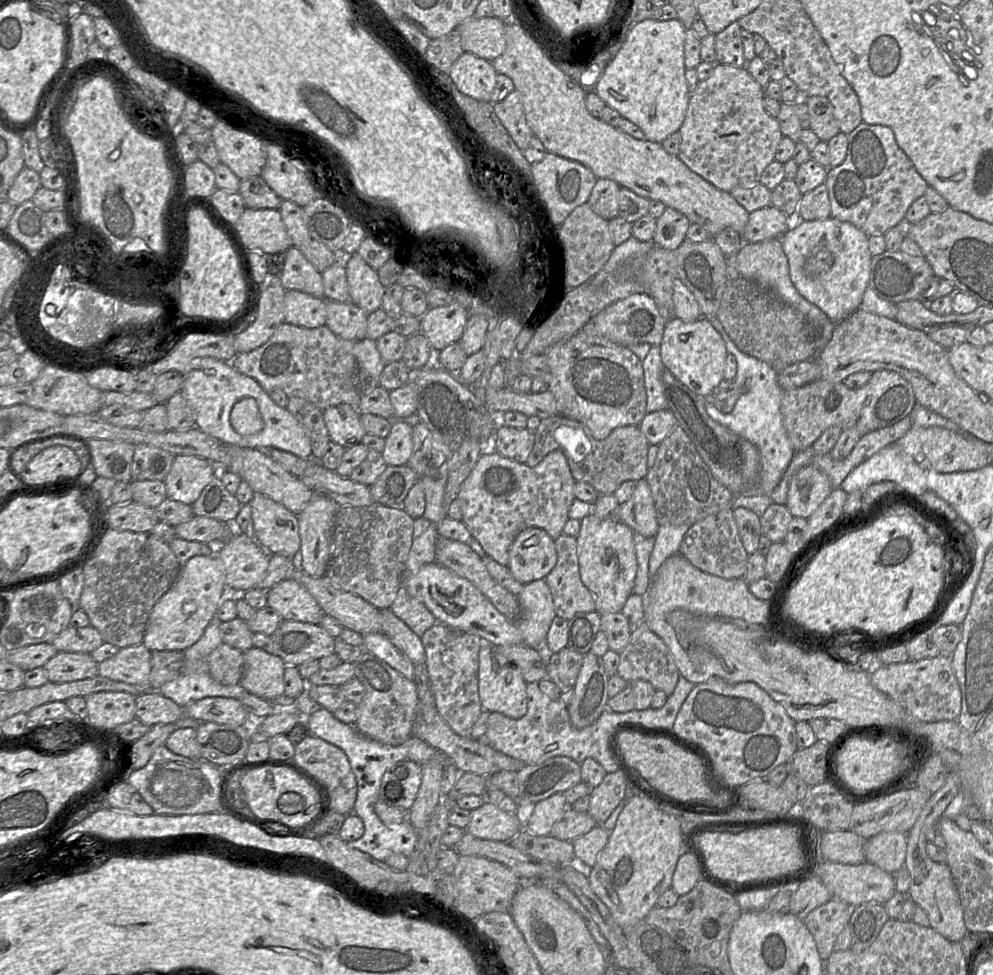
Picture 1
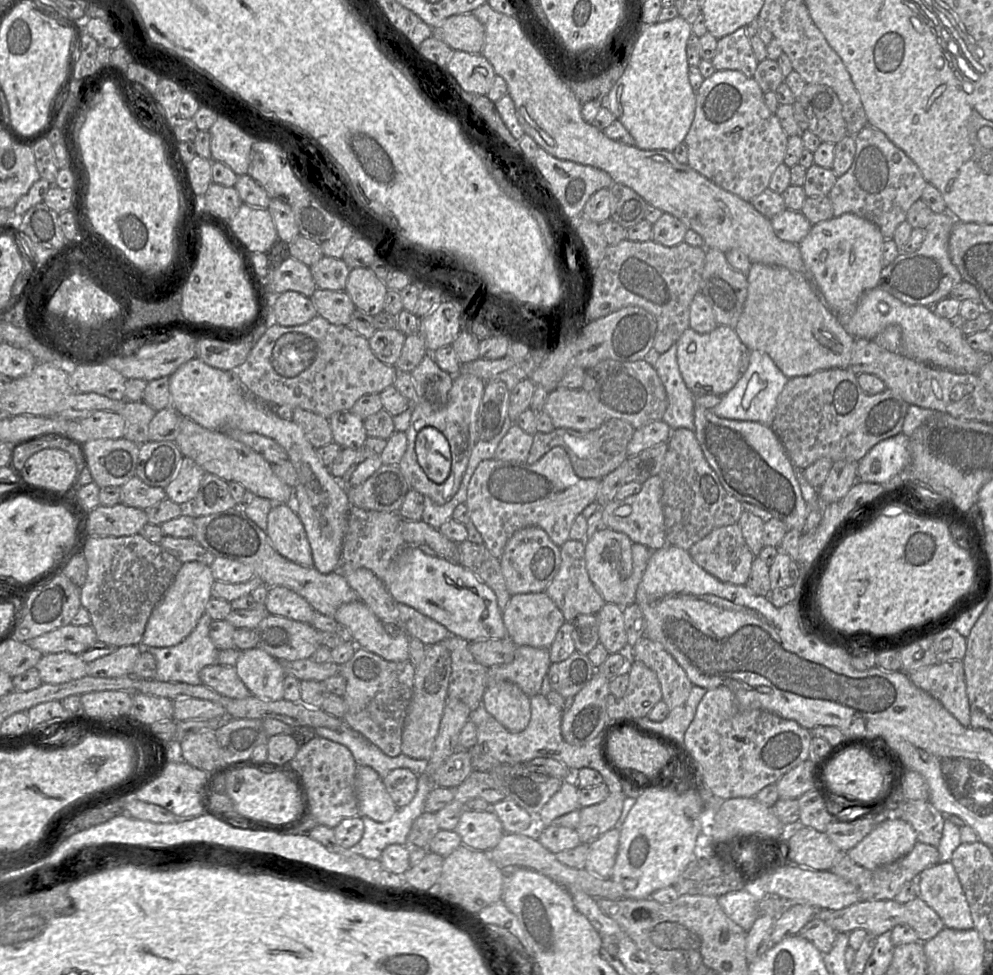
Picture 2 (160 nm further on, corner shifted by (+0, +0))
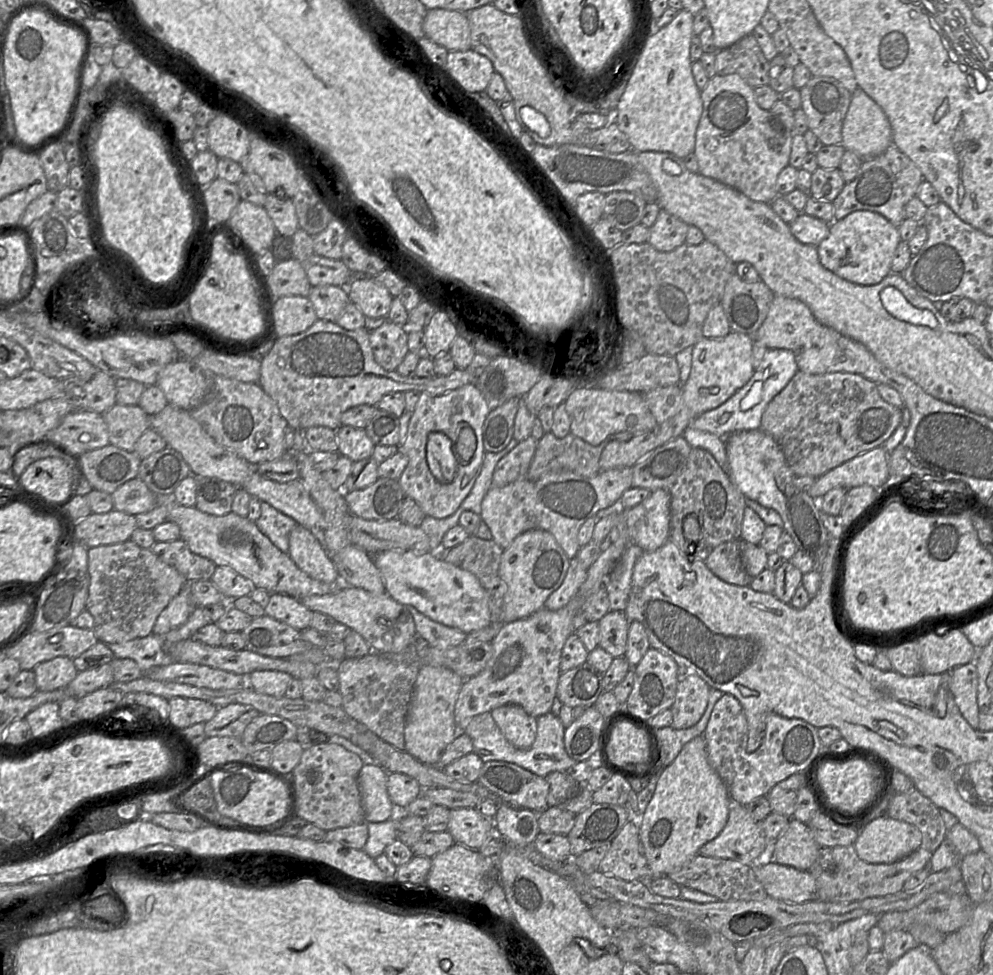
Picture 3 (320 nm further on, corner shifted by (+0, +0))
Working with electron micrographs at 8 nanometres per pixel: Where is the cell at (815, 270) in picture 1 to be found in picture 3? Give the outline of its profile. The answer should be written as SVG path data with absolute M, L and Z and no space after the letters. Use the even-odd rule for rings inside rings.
M858 210L830 224L829 234L817 246L817 252L821 264L837 276L859 285L875 285L892 272L892 259L900 241L898 227L884 216L873 211Z

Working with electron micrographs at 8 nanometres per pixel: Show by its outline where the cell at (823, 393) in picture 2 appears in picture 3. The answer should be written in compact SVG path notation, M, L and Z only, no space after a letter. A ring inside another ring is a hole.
M798 371L769 402L761 418L761 429L781 447L796 476L820 477L842 463L883 445L901 423L902 410L882 399L877 383L860 374L832 372L807 374Z

